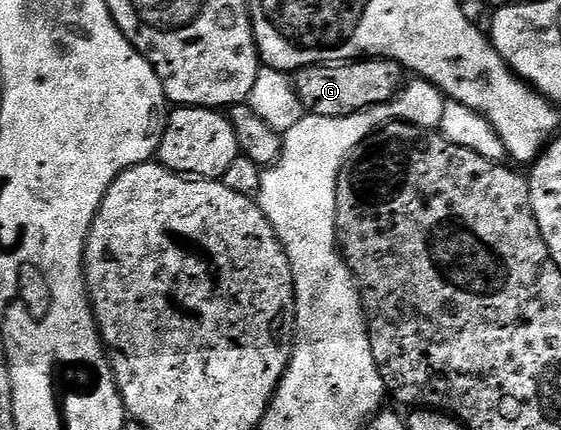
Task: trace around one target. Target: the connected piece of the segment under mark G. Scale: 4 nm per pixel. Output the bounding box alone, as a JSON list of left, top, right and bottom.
[295,57,405,117]

